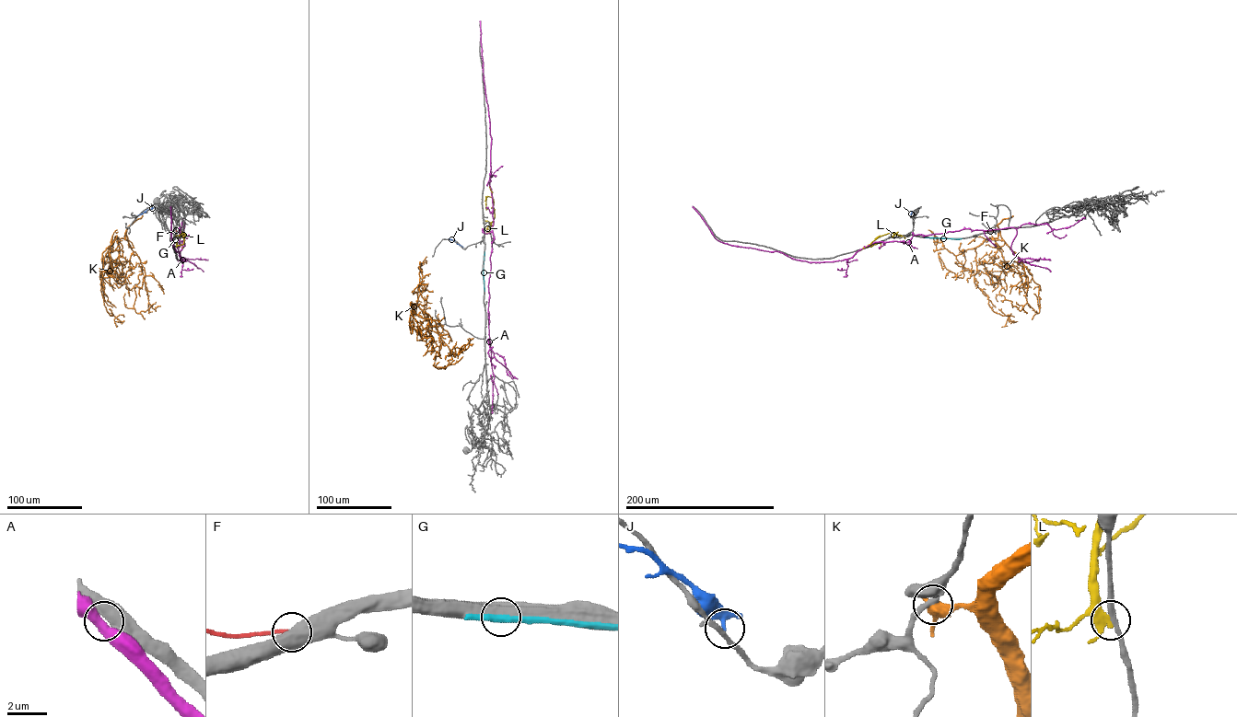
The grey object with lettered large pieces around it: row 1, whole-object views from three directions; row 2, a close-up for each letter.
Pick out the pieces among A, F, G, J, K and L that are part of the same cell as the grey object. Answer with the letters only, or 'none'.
none

